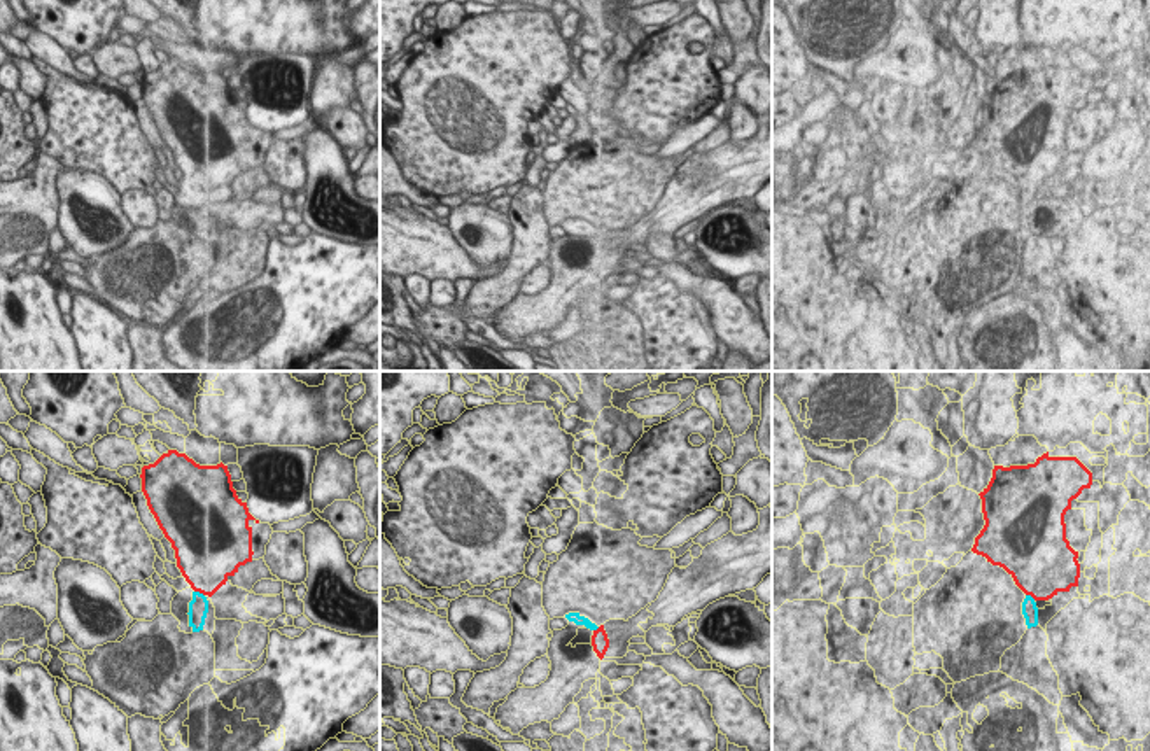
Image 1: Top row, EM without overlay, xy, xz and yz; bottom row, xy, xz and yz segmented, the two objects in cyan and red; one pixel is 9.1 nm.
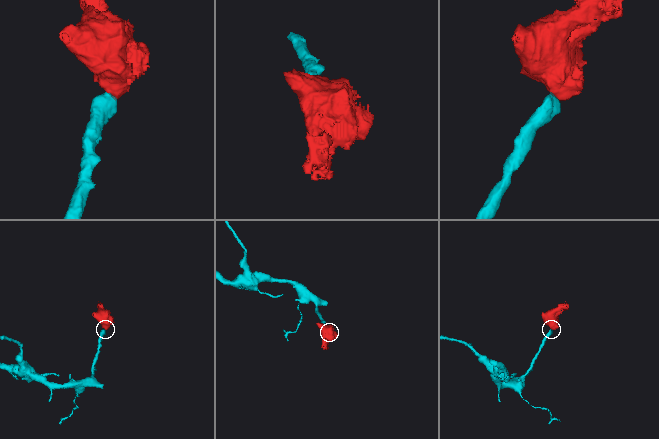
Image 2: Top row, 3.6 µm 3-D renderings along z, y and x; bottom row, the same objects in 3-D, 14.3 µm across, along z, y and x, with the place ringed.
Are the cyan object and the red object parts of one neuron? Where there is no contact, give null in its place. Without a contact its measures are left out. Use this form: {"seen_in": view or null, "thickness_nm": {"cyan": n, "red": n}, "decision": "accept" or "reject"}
{"seen_in": "xy", "thickness_nm": {"cyan": 190, "red": 440}, "decision": "accept"}

